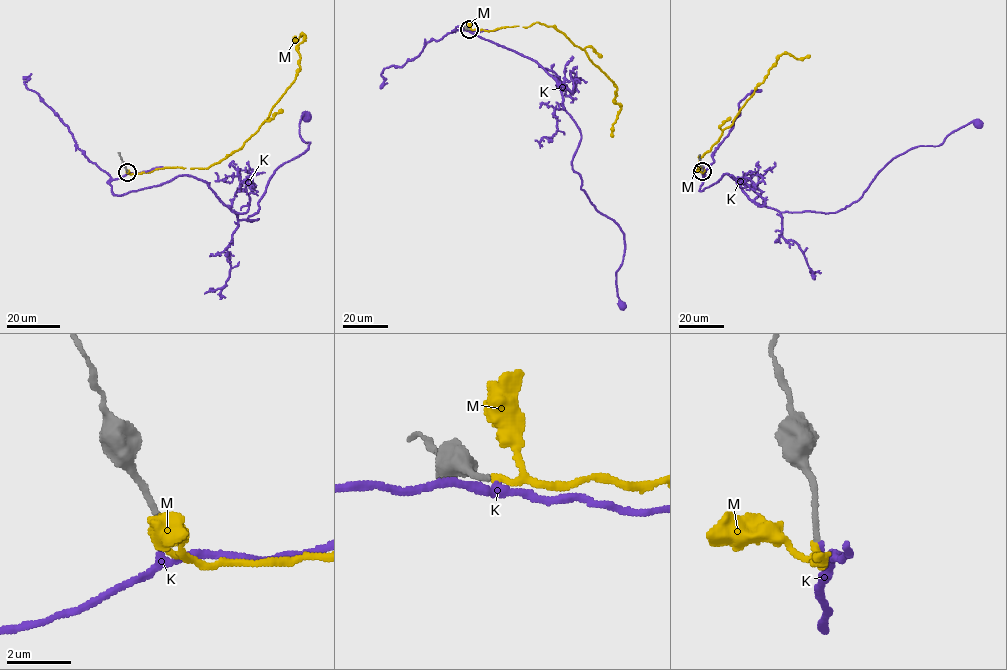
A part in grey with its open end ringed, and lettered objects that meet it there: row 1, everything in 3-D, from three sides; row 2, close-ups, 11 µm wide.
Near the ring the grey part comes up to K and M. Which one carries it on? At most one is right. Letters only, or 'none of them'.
K

